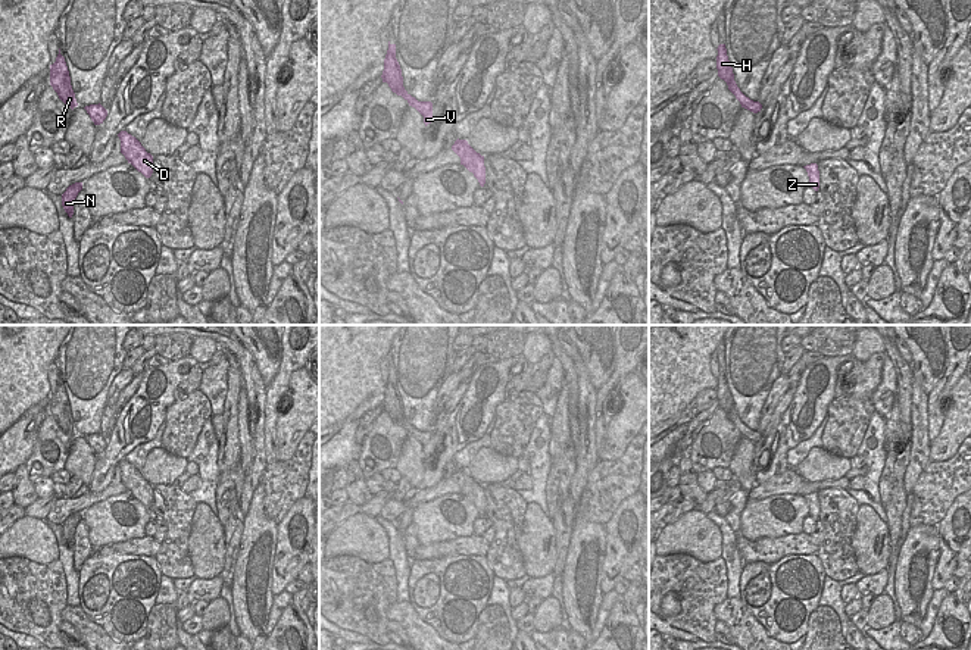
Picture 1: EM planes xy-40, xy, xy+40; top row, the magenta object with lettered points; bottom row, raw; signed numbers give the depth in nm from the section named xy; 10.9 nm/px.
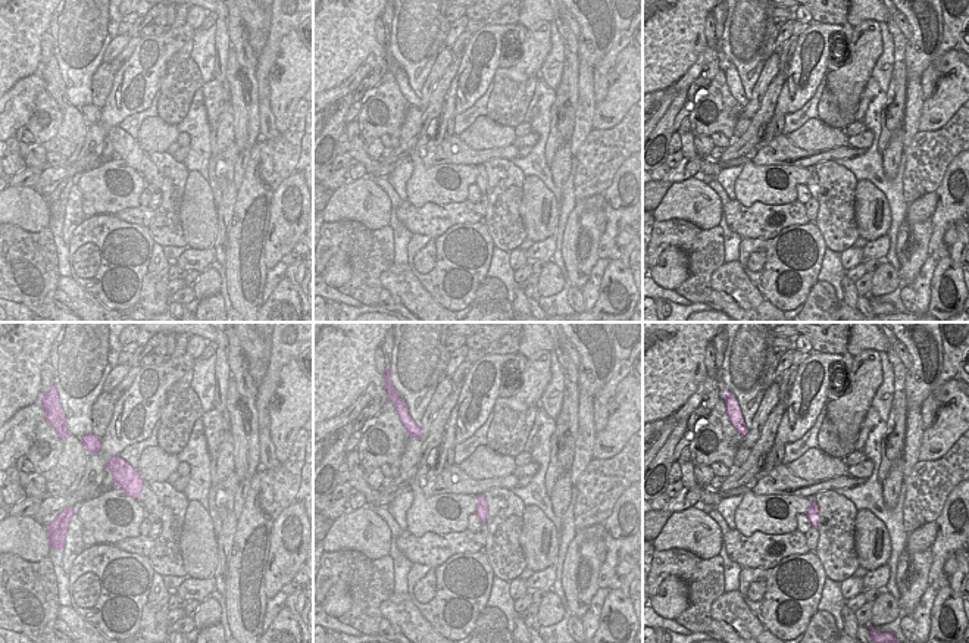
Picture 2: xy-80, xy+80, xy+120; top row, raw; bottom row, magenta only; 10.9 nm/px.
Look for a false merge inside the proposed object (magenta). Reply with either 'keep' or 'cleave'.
cleave

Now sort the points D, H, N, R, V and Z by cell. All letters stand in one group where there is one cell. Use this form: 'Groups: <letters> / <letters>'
Groups: D V Z / H N R

